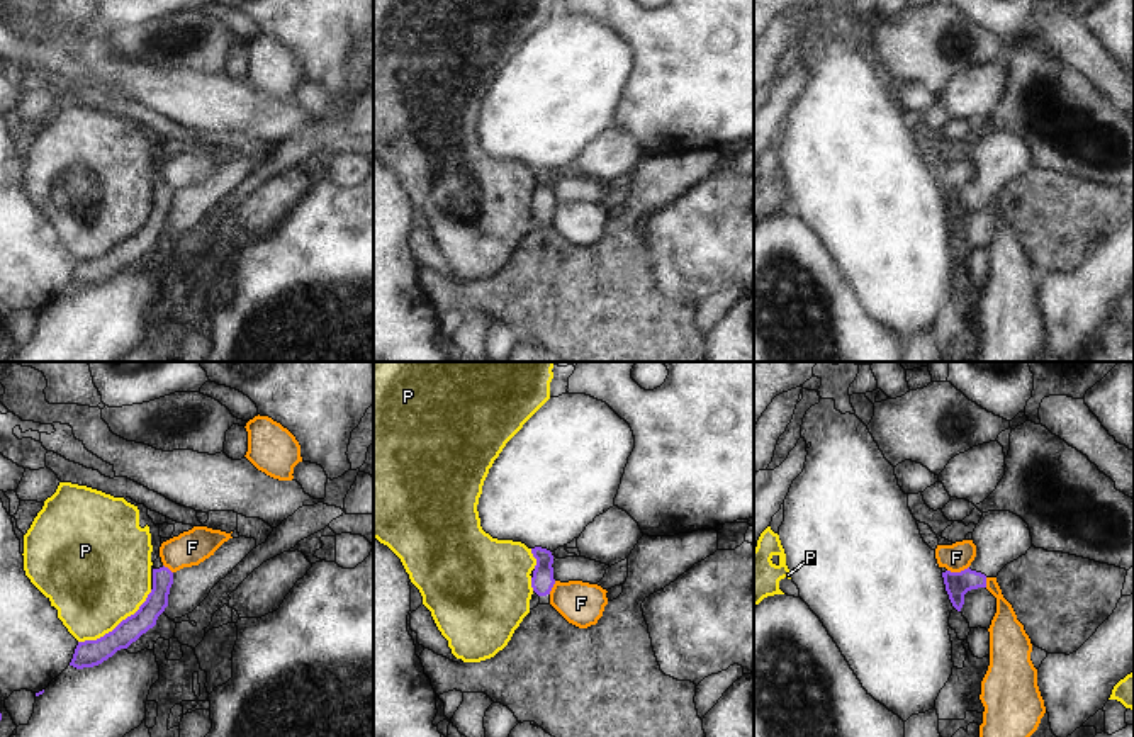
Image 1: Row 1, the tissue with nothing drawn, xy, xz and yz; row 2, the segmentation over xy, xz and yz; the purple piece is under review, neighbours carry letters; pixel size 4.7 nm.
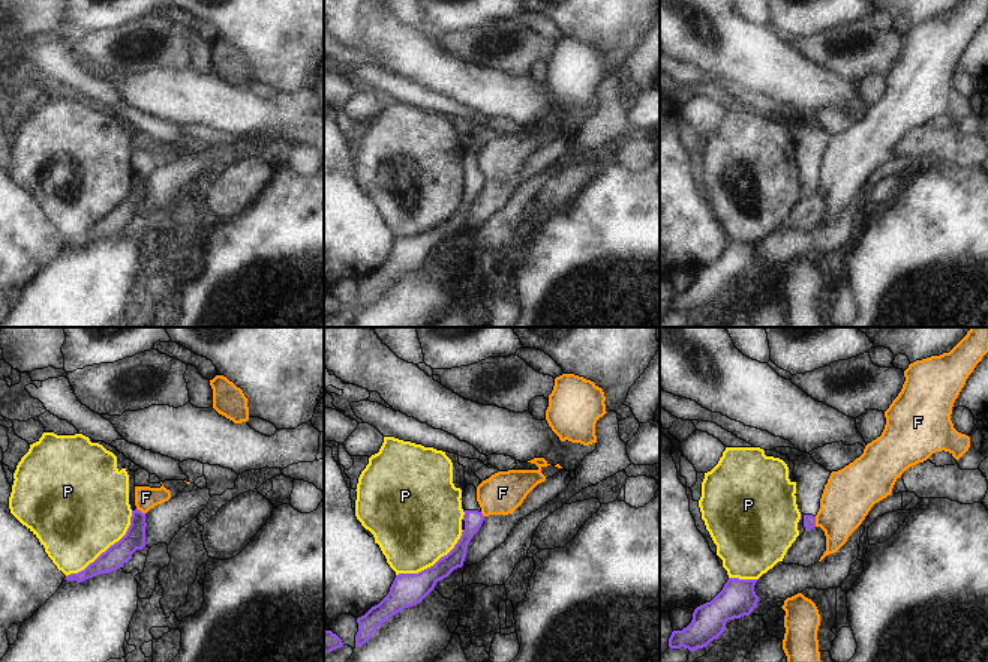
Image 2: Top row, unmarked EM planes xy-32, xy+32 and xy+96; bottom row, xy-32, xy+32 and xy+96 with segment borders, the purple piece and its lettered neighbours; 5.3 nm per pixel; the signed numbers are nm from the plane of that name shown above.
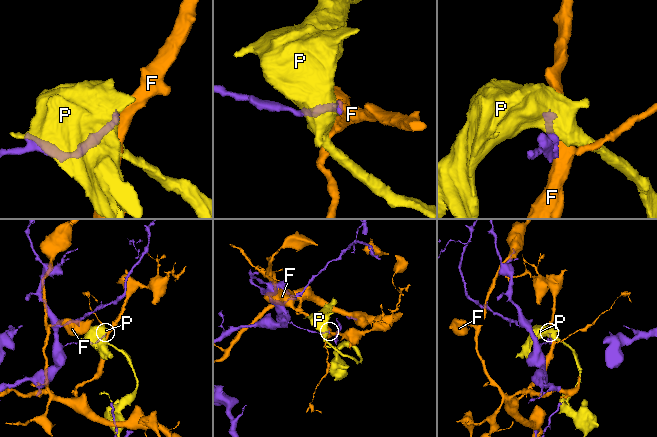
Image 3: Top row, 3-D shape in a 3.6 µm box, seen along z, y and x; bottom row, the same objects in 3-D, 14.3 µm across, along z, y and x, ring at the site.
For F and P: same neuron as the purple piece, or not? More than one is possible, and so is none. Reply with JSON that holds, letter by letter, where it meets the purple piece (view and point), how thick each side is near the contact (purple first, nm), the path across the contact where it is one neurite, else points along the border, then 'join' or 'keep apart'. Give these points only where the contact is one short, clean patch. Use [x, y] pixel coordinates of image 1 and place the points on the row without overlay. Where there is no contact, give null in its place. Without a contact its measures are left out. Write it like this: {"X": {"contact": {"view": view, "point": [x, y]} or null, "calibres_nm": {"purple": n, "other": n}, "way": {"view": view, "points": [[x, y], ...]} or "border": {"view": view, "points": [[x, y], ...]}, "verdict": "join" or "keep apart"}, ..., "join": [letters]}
{"F": {"contact": {"view": "yz", "point": [958, 192]}, "calibres_nm": {"purple": 110, "other": 140}, "border": {"view": "yz", "points": [[968, 185], [959, 191], [948, 191]]}, "verdict": "keep apart"}, "P": {"contact": {"view": "xy", "point": [119, 243]}, "calibres_nm": {"purple": 130, "other": 480}, "verdict": "keep apart"}, "join": []}

